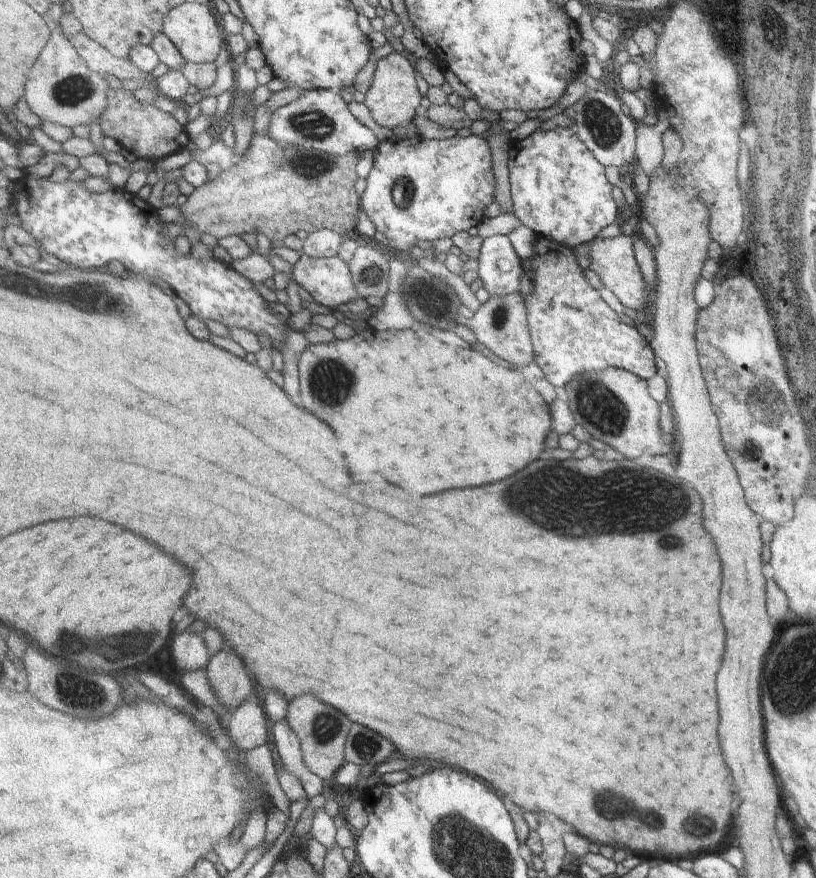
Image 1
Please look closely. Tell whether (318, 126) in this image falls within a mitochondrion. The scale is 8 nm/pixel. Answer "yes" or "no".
yes

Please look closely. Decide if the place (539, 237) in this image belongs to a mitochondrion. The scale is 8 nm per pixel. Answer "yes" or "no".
no

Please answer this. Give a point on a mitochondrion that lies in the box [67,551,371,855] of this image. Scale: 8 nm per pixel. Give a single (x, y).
(325, 727)

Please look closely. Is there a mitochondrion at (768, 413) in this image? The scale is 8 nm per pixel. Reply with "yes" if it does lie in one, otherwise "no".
yes

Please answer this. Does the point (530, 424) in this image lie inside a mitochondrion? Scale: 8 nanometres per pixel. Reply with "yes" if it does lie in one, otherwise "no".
no

